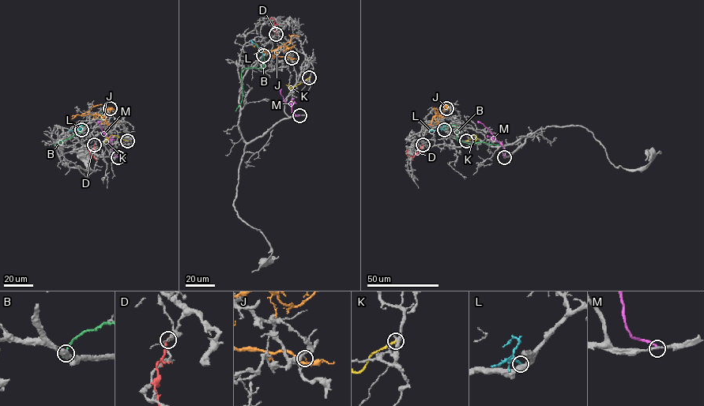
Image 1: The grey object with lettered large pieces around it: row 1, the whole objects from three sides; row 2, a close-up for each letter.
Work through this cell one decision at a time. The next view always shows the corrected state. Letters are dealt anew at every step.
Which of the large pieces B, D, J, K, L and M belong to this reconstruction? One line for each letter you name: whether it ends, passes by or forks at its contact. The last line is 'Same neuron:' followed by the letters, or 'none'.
K: it ends
Same neuron: K

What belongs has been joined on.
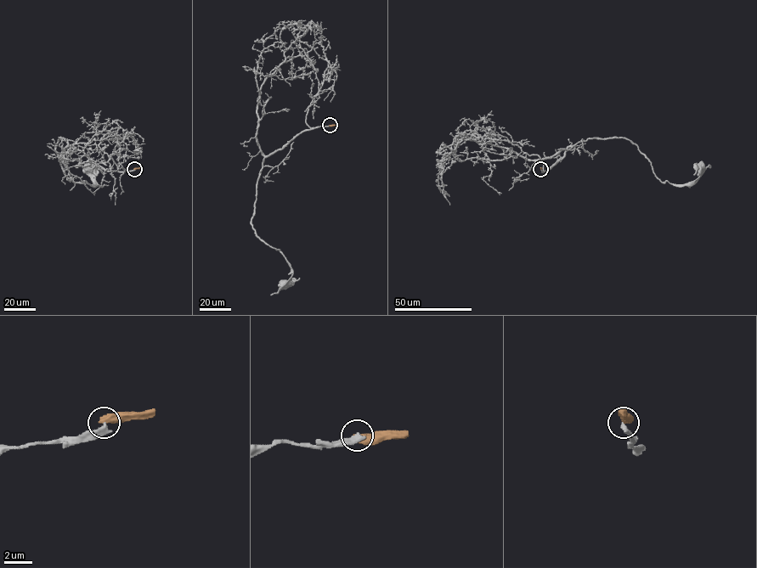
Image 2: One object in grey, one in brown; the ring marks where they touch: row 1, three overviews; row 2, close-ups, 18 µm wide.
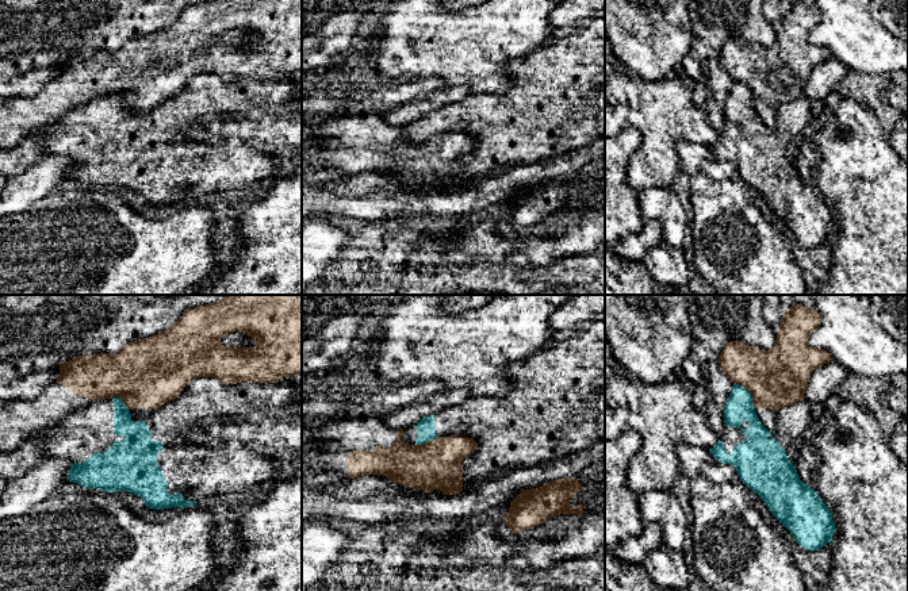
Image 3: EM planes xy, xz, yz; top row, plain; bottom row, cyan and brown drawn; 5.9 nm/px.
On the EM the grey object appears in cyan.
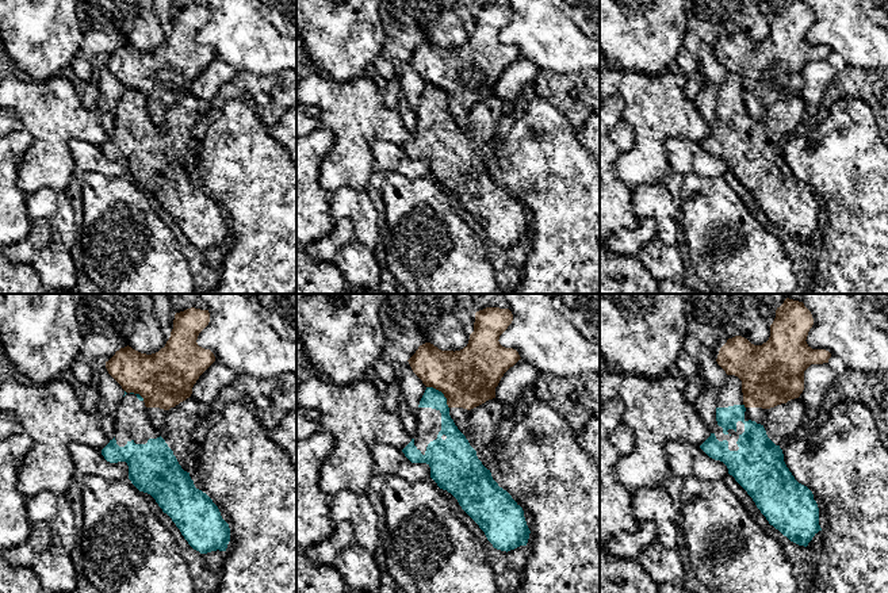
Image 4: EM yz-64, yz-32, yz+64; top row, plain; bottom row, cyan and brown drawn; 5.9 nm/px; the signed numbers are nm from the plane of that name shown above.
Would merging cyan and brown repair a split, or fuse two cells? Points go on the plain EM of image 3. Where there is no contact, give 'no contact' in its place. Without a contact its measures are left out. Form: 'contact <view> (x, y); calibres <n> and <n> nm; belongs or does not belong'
contact yz (750, 91); calibres 170 and 340 nm; does not belong

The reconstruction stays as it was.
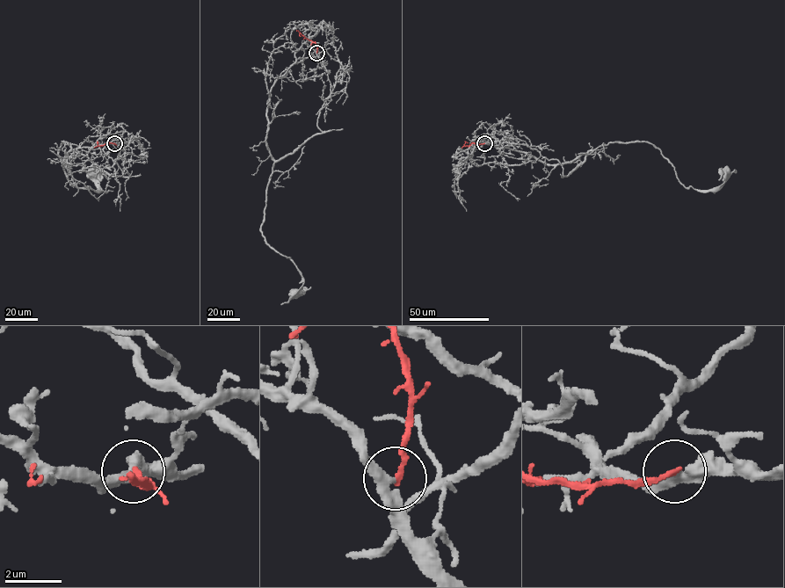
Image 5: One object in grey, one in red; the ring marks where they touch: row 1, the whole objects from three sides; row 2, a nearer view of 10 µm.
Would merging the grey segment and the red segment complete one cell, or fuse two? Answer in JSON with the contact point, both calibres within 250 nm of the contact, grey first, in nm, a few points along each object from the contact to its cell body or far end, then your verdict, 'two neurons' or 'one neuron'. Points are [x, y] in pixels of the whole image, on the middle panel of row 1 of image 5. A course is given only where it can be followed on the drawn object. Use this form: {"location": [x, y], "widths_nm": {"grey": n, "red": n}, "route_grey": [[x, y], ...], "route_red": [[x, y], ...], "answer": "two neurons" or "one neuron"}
{"location": [316, 53], "widths_nm": {"grey": 340, "red": 190}, "route_grey": [[316, 53], [299, 58], [276, 81], [267, 108], [265, 146], [274, 163], [261, 235], [303, 279], [295, 294]], "route_red": [[316, 53], [316, 44], [300, 32], [301, 35]], "answer": "two neurons"}

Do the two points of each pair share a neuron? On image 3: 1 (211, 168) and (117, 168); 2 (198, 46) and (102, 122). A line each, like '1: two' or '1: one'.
1: one
2: two

